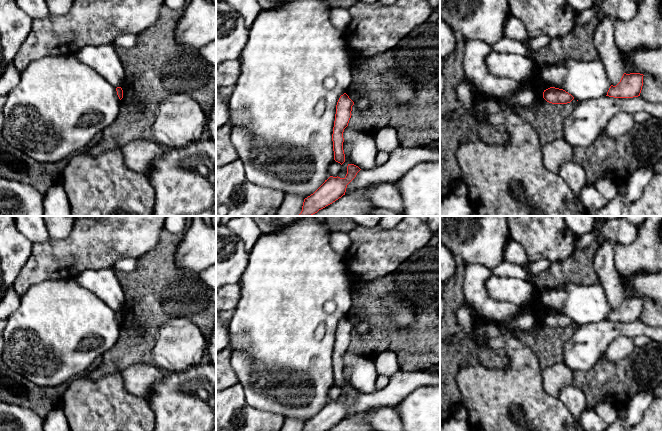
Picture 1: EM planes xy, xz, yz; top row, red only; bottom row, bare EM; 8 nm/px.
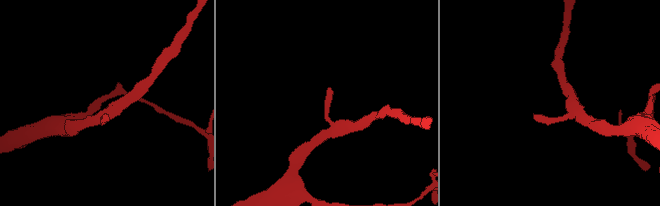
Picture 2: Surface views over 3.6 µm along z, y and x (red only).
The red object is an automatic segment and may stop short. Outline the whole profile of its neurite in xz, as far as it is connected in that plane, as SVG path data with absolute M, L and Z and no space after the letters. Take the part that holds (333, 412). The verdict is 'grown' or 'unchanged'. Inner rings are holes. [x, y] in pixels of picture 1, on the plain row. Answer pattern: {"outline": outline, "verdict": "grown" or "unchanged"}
{"outline": "M348 388L344 402L330 400L313 418L304 423L302 431L326 431L332 428L345 419L347 409L360 394L358 390Z", "verdict": "unchanged"}

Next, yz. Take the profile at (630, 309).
{"outline": "M624 297L616 310L610 310L606 320L614 322L633 322L640 320L643 310L643 300L640 297Z", "verdict": "unchanged"}

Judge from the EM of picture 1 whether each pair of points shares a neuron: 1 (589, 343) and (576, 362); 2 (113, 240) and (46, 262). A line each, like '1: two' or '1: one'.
1: one
2: one

